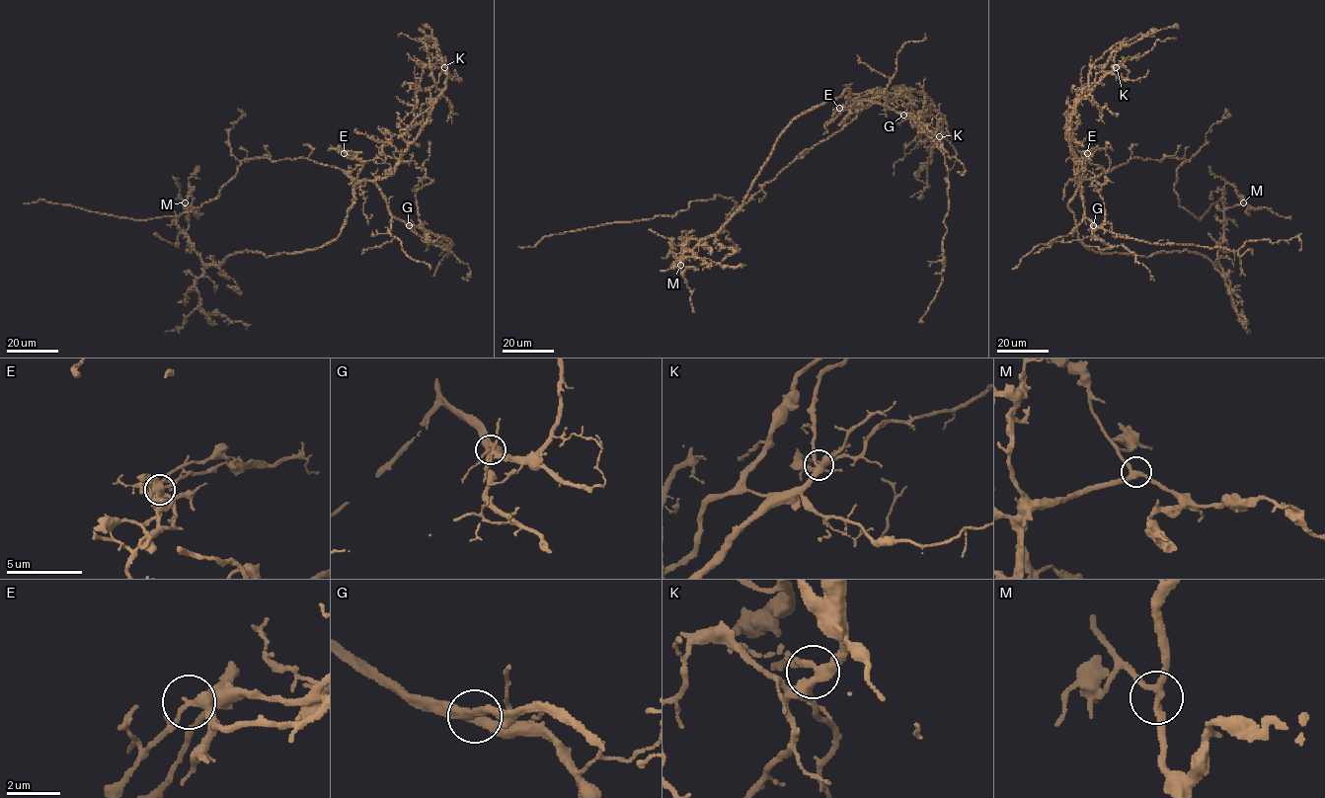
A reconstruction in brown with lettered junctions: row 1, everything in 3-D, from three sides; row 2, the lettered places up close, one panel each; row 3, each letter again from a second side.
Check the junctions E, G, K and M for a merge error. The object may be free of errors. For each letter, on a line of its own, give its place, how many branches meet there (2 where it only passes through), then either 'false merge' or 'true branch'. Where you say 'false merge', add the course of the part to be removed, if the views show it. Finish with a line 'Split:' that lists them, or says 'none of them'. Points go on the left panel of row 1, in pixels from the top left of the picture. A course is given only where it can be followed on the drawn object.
E: place (344, 153); branches 3; false merge; course (344, 153), (366, 161), (345, 171), (306, 158), (245, 158), (215, 198), (176, 216), (23, 203)
G: place (409, 225); branches 3; true branch
K: place (444, 67); branches 3; true branch
M: place (185, 202); branches 3; true branch
Split: E

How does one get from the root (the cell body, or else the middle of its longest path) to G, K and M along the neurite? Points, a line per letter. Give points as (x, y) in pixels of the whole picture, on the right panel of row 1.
G: (1083, 163), (1085, 179), (1079, 180), (1083, 213), (1093, 225)
K: (1083, 163), (1087, 160), (1076, 163), (1070, 149), (1072, 135), (1065, 127), (1066, 119), (1075, 106), (1116, 67)
M: (1083, 163), (1085, 178), (1068, 207), (1077, 238), (1098, 253), (1188, 251), (1217, 265), (1224, 210), (1243, 202)

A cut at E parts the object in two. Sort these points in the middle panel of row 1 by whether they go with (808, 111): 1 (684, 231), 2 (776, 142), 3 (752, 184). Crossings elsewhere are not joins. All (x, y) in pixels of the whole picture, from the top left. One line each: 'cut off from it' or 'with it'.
1: with it
2: with it
3: with it

